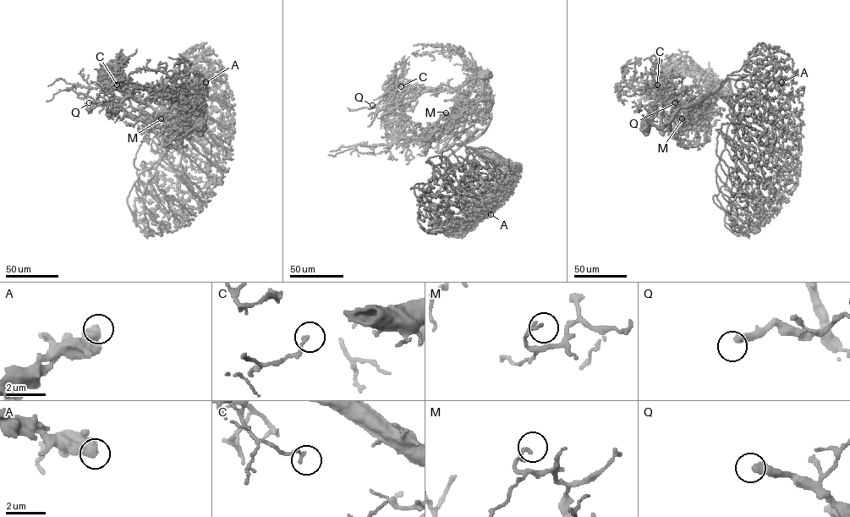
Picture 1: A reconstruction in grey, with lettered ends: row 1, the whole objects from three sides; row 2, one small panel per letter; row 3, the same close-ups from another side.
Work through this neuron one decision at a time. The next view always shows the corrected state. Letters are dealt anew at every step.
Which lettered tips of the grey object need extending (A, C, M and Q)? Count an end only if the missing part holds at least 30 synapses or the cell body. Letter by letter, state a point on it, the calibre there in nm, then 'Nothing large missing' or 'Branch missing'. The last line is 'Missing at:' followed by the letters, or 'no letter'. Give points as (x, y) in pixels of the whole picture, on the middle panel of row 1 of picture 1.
A: Place: (490, 214). Thickness 650 nm. Nothing large missing
C: Place: (401, 86). Thickness 200 nm. Nothing large missing
M: Place: (446, 112). Thickness 180 nm. Nothing large missing
Q: Place: (372, 105). Thickness 400 nm. Branch missing
Missing at: Q

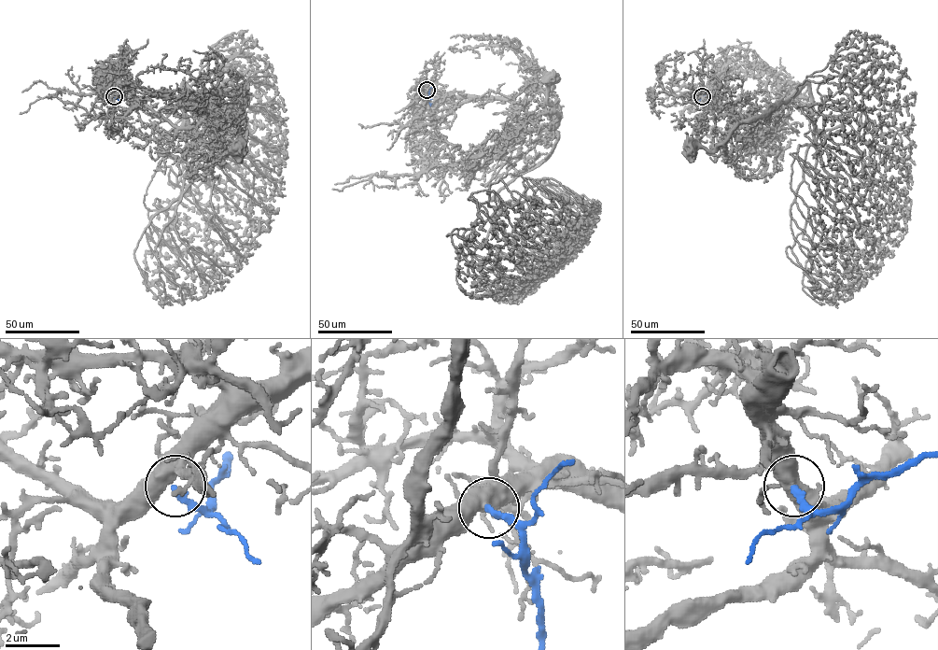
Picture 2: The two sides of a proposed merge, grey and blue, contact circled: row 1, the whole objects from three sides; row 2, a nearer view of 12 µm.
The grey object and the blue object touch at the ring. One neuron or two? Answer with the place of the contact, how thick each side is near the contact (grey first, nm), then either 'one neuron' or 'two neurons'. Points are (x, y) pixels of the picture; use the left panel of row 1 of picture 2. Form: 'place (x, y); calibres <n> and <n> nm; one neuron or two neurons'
place (114, 96); calibres 550 and 260 nm; one neuron

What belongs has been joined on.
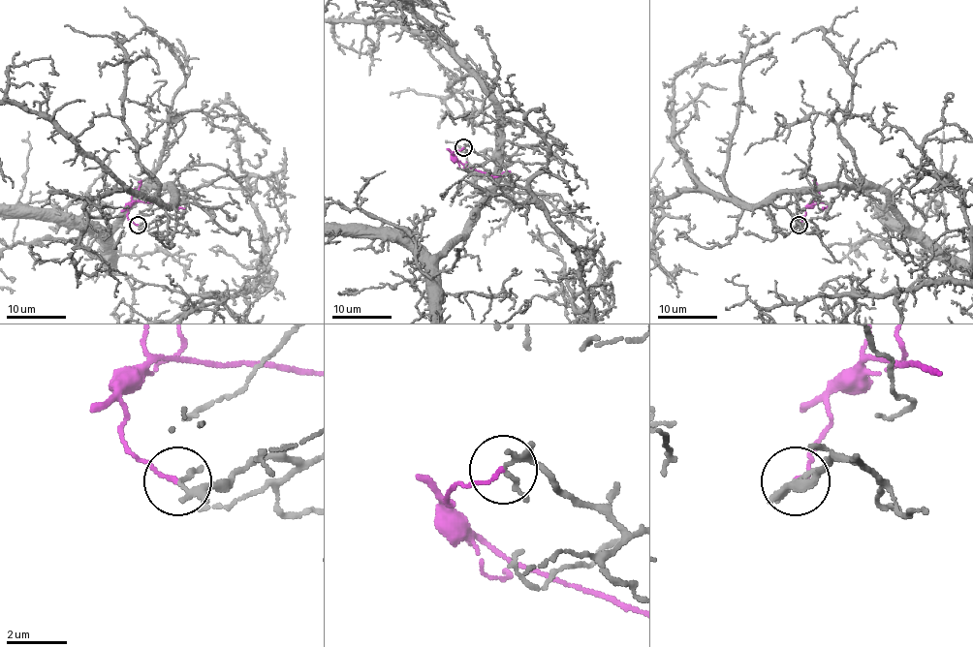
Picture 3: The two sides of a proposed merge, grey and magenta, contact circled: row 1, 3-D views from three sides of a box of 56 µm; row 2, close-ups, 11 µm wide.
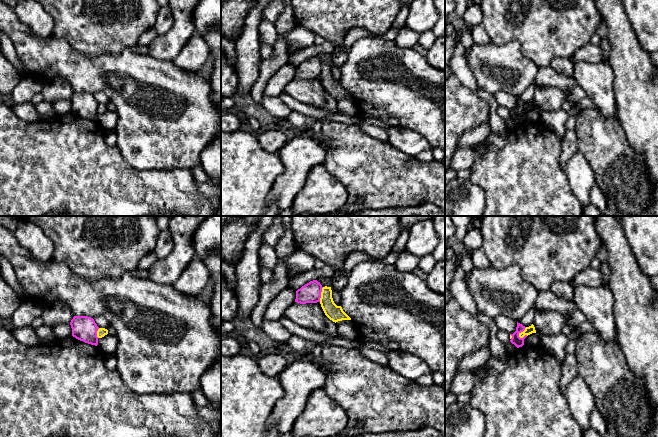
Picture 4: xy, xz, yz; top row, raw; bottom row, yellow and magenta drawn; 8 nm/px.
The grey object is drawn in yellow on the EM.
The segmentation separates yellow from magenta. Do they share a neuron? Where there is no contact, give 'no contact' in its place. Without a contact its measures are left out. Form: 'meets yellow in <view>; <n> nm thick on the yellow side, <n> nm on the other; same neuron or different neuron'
meets yellow in yz; 70 nm thick on the yellow side, 80 nm on the other; different neuron

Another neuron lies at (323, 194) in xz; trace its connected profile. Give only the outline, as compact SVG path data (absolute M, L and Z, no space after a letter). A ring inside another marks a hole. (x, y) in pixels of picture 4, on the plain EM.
M321 164L310 169L305 185L294 198L292 210L297 216L303 213L332 215L347 202L346 188Z

